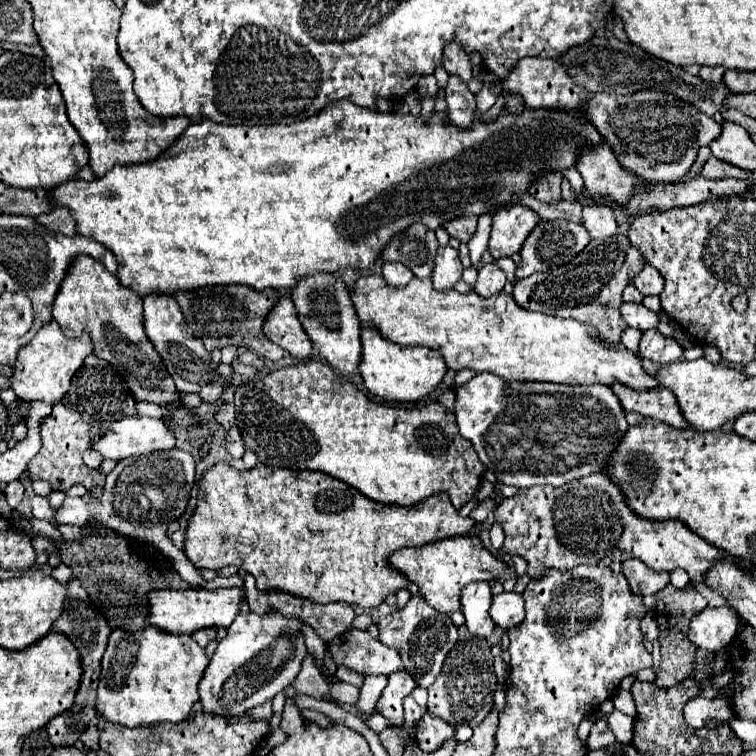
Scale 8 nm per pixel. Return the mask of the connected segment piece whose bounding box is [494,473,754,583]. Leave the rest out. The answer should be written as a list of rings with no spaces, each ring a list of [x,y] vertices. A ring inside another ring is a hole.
[[[594,473],[576,481],[570,481],[568,485],[562,487],[532,487],[532,489],[524,489],[514,497],[504,499],[498,509],[494,511],[496,523],[504,529],[504,545],[502,545],[502,553],[506,555],[520,555],[528,561],[528,575],[532,579],[540,577],[546,569],[560,569],[560,571],[568,571],[576,565],[610,565],[612,561],[626,561],[626,559],[642,559],[650,569],[656,571],[672,571],[676,567],[682,567],[690,579],[694,583],[702,581],[702,575],[714,565],[714,561],[718,559],[728,559],[728,561],[738,561],[744,567],[752,569],[748,563],[740,561],[740,559],[732,559],[728,553],[716,549],[714,545],[710,545],[706,539],[702,539],[700,535],[692,533],[682,521],[678,519],[666,519],[666,521],[654,521],[654,519],[644,519],[640,515],[636,515],[626,499],[622,489],[618,487],[618,483],[612,481],[612,477],[608,477],[606,473]]]

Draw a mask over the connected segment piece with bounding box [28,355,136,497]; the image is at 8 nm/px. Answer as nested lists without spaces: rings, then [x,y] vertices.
[[[90,355],[76,371],[76,377],[72,377],[66,397],[62,397],[54,405],[52,413],[40,421],[42,447],[28,463],[30,477],[48,481],[52,491],[66,491],[74,483],[82,483],[94,497],[102,497],[104,473],[98,469],[88,469],[82,461],[82,455],[92,449],[94,441],[98,441],[114,421],[132,415],[136,415],[136,399],[126,381],[112,365],[108,365],[108,361]]]

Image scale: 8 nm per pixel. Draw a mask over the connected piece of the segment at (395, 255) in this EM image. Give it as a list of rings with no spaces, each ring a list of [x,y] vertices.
[[[412,225],[412,229],[406,229],[400,237],[394,237],[392,245],[384,249],[384,261],[400,261],[408,265],[418,279],[426,279],[434,271],[436,251],[438,241],[434,231]]]

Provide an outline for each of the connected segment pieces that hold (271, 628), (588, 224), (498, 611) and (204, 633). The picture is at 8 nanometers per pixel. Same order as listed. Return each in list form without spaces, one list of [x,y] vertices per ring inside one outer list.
[[[270,609],[264,615],[256,615],[252,611],[240,613],[234,619],[234,623],[228,627],[226,637],[218,643],[218,649],[214,657],[210,659],[210,665],[206,667],[204,677],[200,681],[200,703],[204,705],[204,711],[216,713],[222,717],[238,717],[246,709],[262,705],[264,701],[280,693],[286,685],[290,685],[300,671],[302,659],[308,655],[304,633],[300,631],[302,627],[304,627],[304,621],[300,617],[286,617],[276,609]]]
[[[584,205],[582,207],[582,225],[592,239],[612,237],[616,233],[616,217],[610,205]]]
[[[500,593],[492,597],[492,607],[490,607],[490,615],[494,619],[496,625],[500,625],[502,629],[512,629],[516,625],[522,623],[524,619],[524,599],[522,593]]]
[[[212,627],[212,629],[200,629],[200,631],[192,633],[192,637],[194,637],[194,641],[196,641],[200,647],[206,647],[212,639],[216,639],[216,629],[214,629],[214,627]]]

